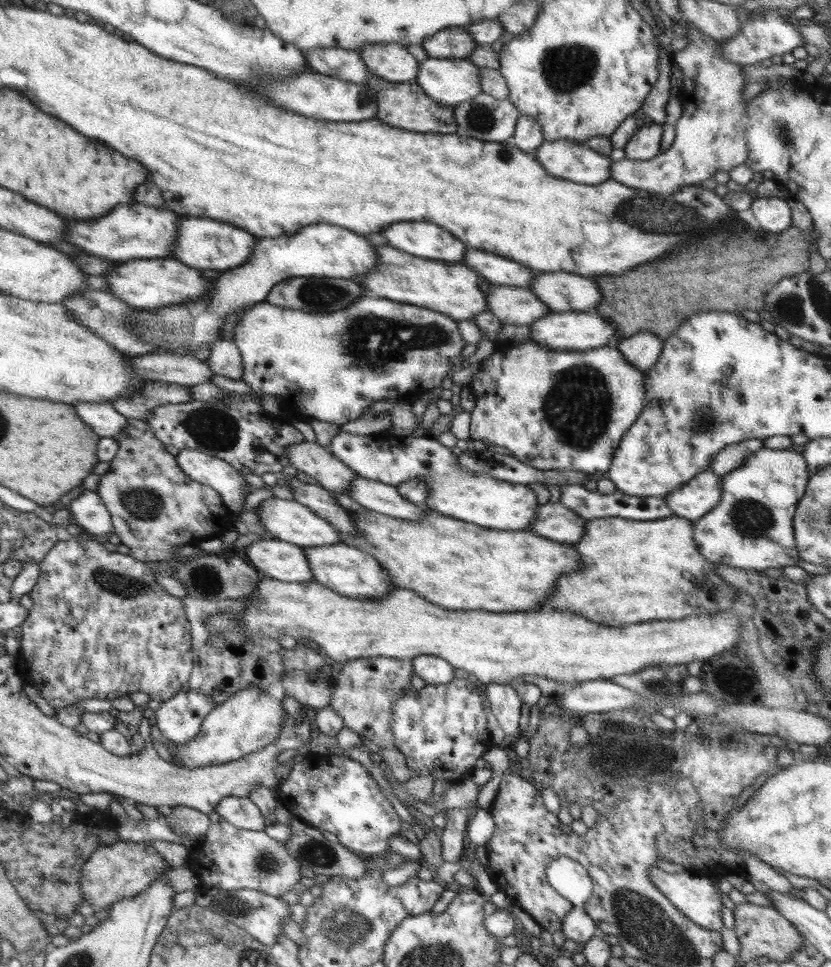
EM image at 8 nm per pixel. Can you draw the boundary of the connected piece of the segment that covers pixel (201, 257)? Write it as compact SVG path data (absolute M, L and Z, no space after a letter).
M183 216L179 220L177 237L170 257L199 271L205 269L219 272L227 271L228 269L240 267L246 262L258 238L258 236L243 228L238 228L221 220Z

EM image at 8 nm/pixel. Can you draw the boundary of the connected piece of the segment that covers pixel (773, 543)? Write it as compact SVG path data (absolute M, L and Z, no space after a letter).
M762 447L753 452L742 466L721 477L720 502L706 515L696 519L693 524L692 538L700 554L713 563L760 572L764 572L767 568L796 565L801 558L794 536L793 516L811 477L806 459L792 449L776 450Z

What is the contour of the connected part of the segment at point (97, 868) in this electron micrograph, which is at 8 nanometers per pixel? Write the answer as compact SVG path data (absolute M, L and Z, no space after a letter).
M118 841L110 846L106 844L100 844L93 852L90 858L84 864L82 870L82 891L84 893L84 899L89 905L94 907L100 907L100 909L110 910L112 905L122 901L123 899L132 899L140 895L142 891L146 891L147 888L157 880L157 875L163 870L164 859L158 853L158 851L150 845L150 842L133 842L133 841Z

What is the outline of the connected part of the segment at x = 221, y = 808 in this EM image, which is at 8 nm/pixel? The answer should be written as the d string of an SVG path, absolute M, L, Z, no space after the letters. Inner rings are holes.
M225 796L215 808L222 821L236 828L262 831L265 828L265 816L247 796Z

